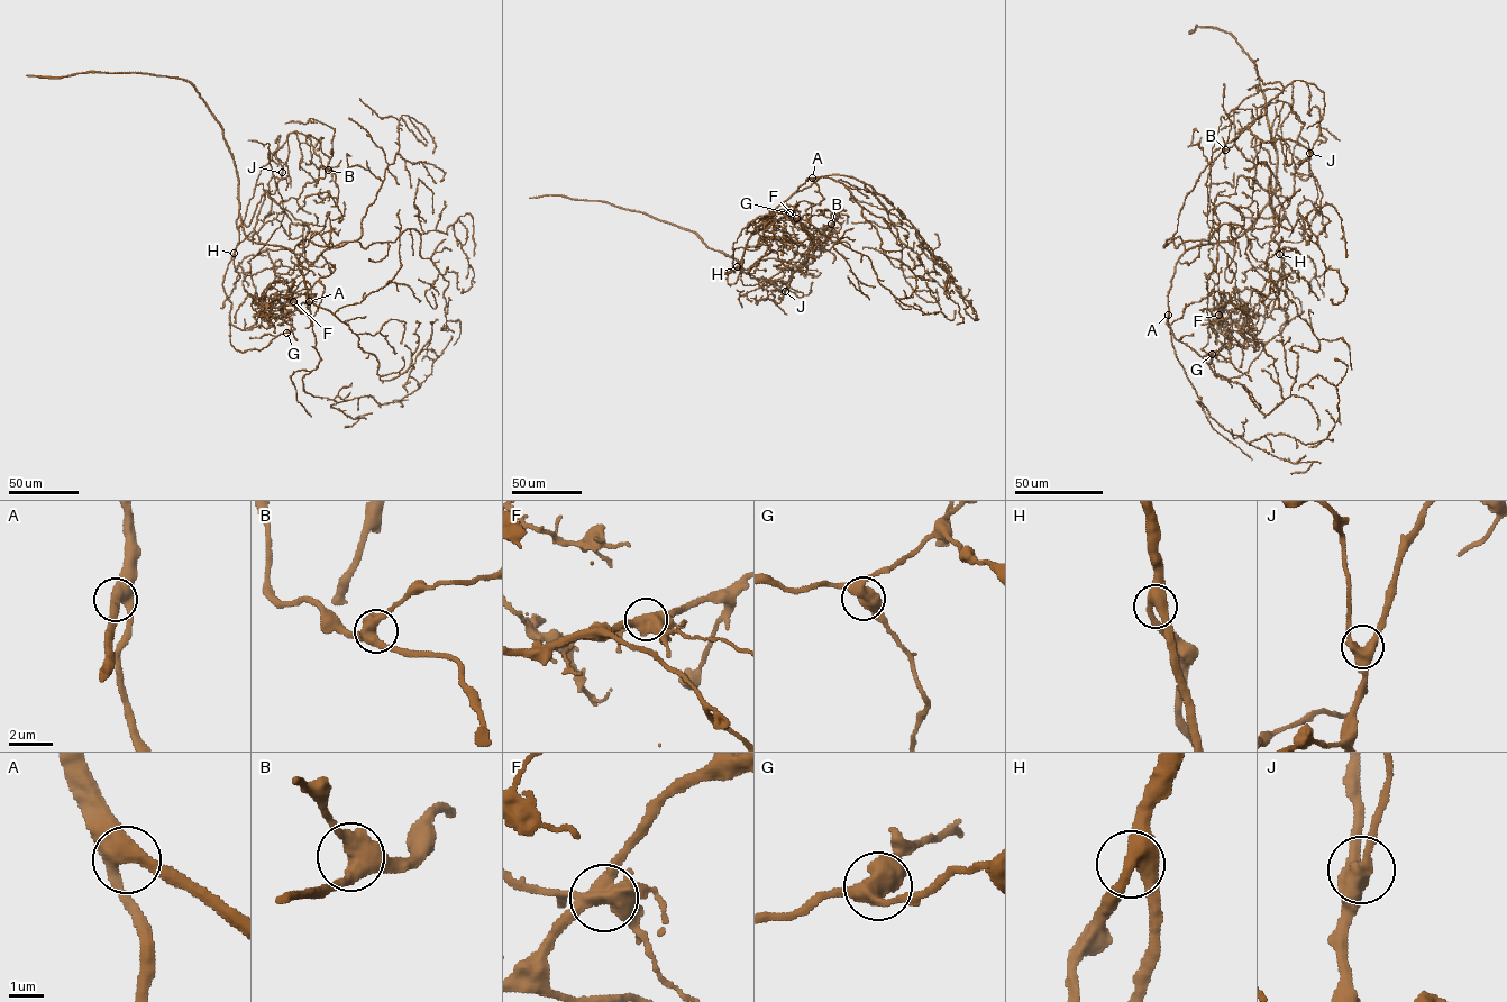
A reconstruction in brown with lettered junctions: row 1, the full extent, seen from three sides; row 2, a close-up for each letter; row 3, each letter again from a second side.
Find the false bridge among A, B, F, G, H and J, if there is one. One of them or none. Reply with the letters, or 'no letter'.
F

